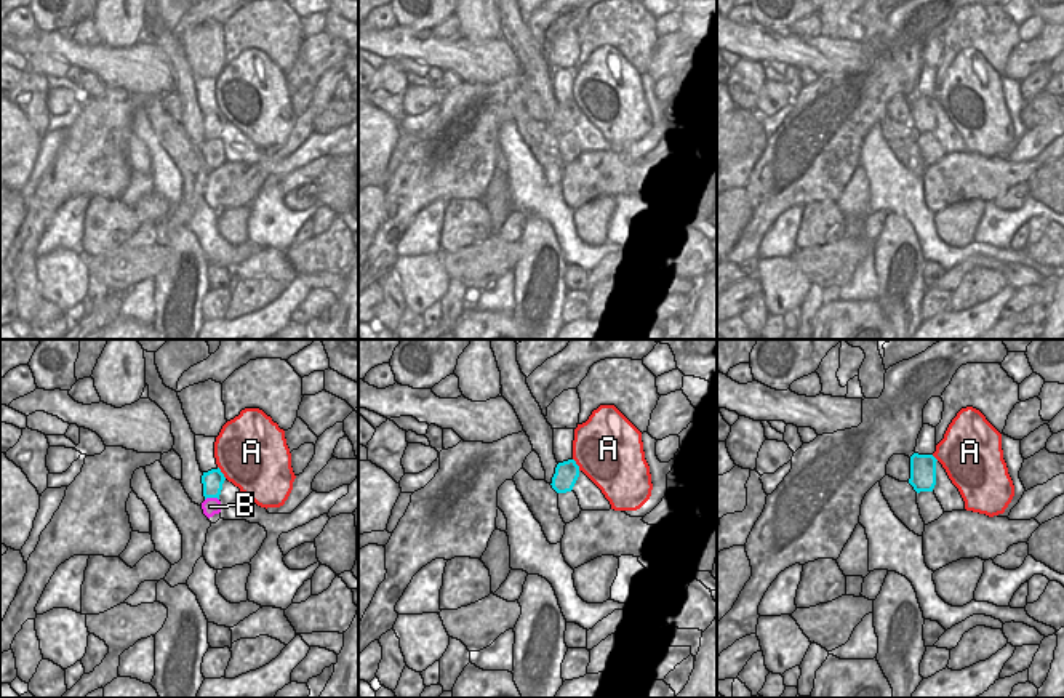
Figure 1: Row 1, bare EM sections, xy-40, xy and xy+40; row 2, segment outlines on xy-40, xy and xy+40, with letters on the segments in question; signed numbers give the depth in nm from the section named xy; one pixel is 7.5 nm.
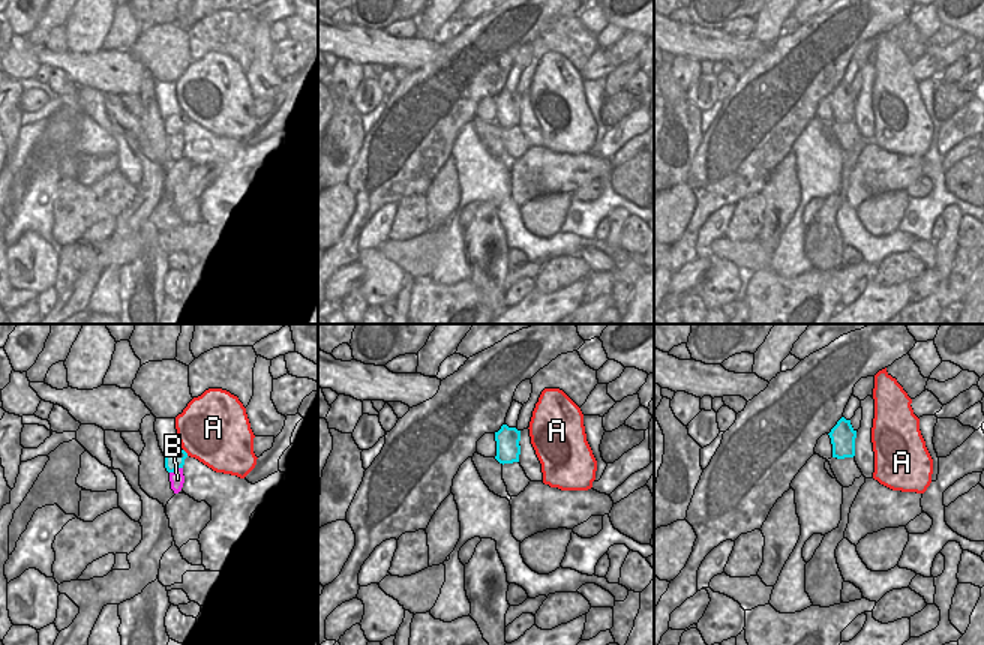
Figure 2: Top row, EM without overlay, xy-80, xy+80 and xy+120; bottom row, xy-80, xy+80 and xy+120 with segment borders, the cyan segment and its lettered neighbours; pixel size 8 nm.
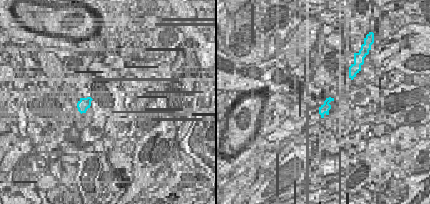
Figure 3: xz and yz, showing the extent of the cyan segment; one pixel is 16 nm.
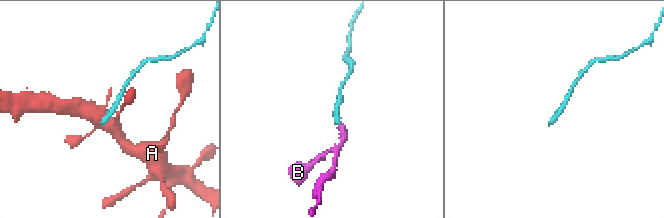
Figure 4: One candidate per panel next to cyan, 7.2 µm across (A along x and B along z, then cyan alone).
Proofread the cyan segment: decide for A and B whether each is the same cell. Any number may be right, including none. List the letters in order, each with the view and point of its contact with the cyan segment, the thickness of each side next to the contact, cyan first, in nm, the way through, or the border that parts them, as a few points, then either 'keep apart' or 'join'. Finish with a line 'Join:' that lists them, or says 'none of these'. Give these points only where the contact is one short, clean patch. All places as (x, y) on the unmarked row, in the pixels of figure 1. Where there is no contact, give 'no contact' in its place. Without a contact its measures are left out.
A: contact xy-40 (221, 114); calibres 150 and 500 nm; border xy-40 (218, 108), (226, 119); keep apart
B: contact xy-40 (212, 138); calibres 150 and 130 nm; way xy-40 (213, 120), (212, 138), (210, 148); join
Join: B

